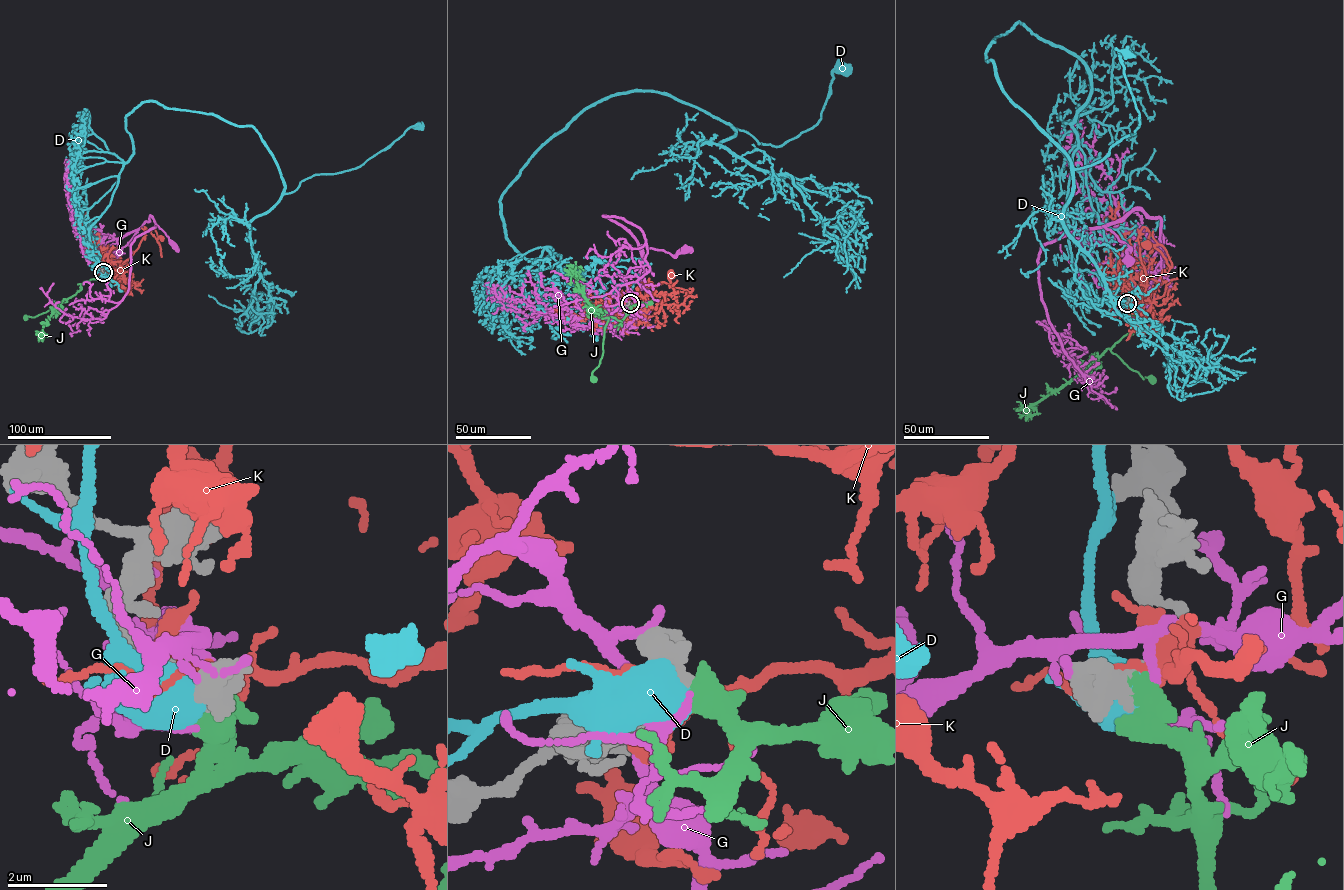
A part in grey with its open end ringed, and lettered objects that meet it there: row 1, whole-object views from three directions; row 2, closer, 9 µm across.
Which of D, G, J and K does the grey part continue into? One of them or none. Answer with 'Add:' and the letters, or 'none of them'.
Add: J

